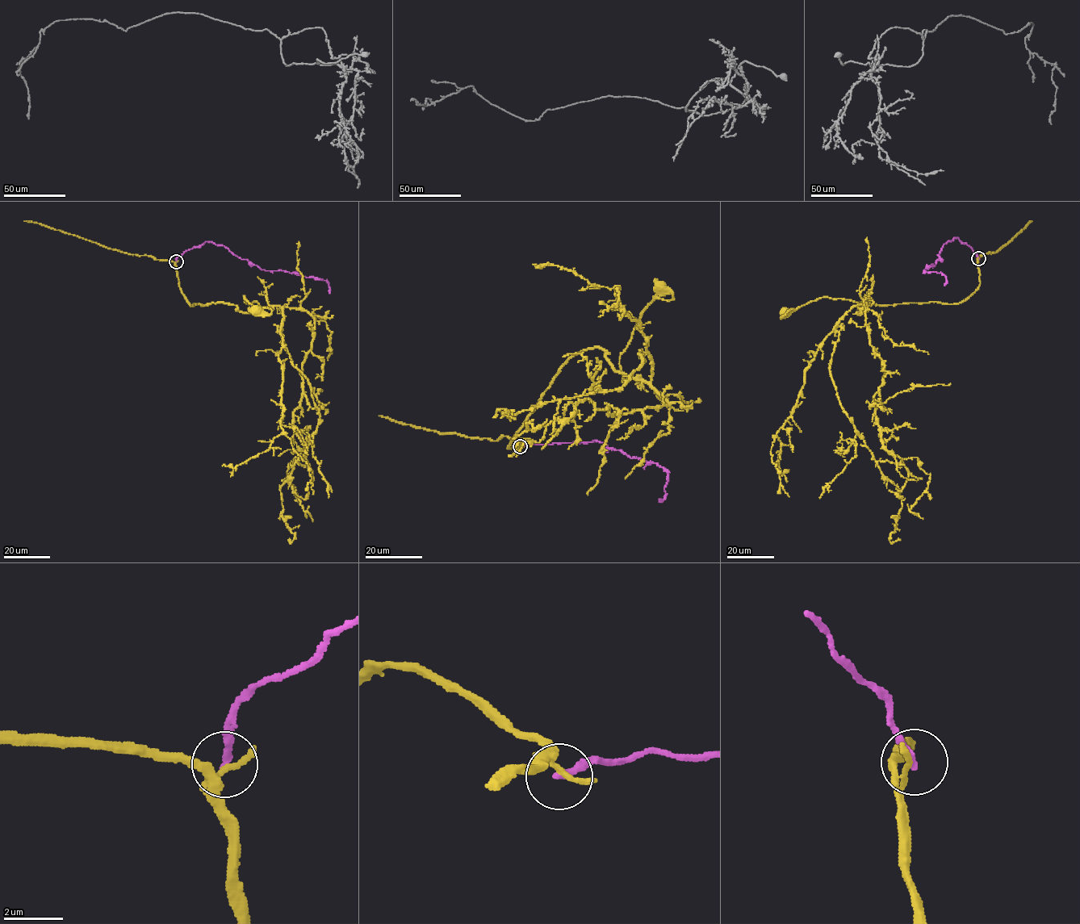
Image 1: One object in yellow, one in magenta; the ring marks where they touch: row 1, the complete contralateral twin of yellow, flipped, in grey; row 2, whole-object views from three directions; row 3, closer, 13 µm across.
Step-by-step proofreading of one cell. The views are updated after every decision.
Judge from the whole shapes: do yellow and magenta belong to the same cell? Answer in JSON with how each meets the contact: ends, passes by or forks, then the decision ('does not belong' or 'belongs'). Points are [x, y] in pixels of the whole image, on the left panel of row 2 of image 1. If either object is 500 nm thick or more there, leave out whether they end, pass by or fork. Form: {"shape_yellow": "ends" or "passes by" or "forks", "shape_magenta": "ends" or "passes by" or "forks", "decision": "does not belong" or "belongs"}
{"shape_yellow": "passes by", "shape_magenta": "ends", "decision": "does not belong"}

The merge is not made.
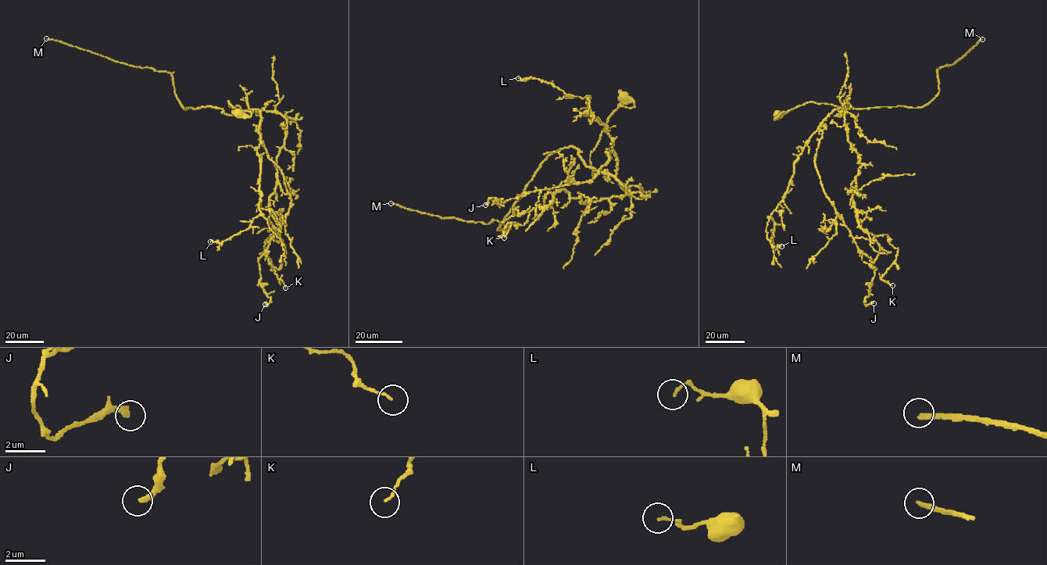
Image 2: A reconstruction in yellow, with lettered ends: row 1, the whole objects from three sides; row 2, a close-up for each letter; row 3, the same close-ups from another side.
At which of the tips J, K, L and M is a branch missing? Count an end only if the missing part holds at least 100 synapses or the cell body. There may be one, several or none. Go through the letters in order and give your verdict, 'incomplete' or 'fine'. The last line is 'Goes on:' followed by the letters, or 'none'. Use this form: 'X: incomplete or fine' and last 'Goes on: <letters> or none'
J: fine
K: fine
L: fine
M: incomplete
Goes on: M

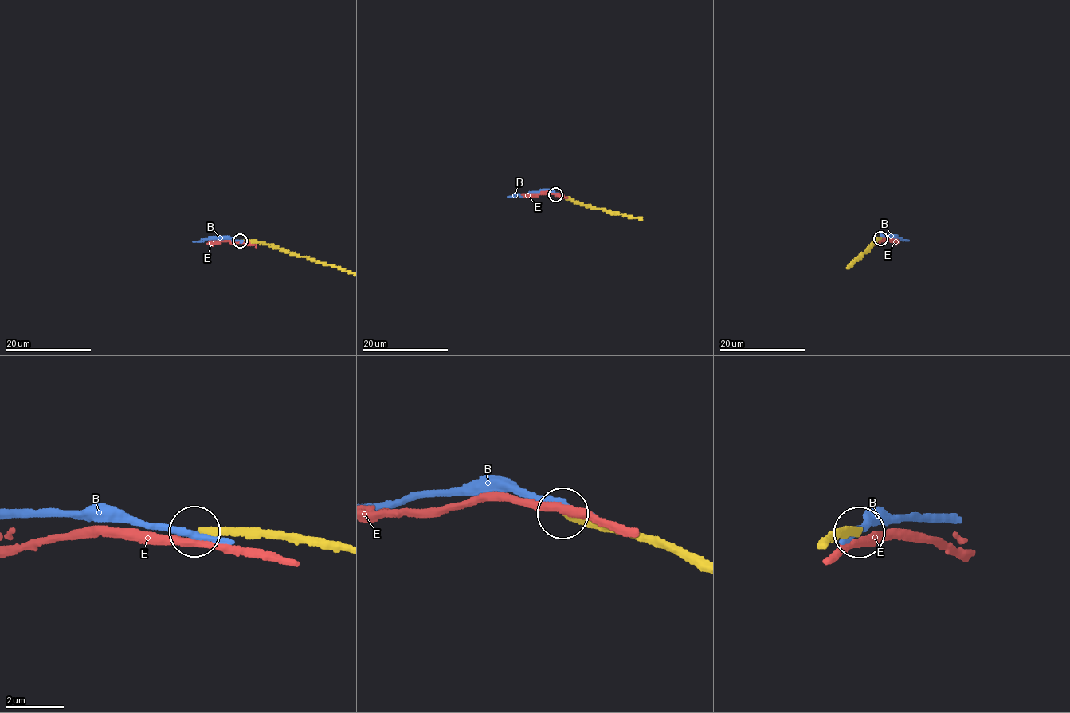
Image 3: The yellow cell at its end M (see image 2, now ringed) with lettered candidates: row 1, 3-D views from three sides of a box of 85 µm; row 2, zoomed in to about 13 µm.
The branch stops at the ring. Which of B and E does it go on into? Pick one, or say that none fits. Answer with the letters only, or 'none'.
none

